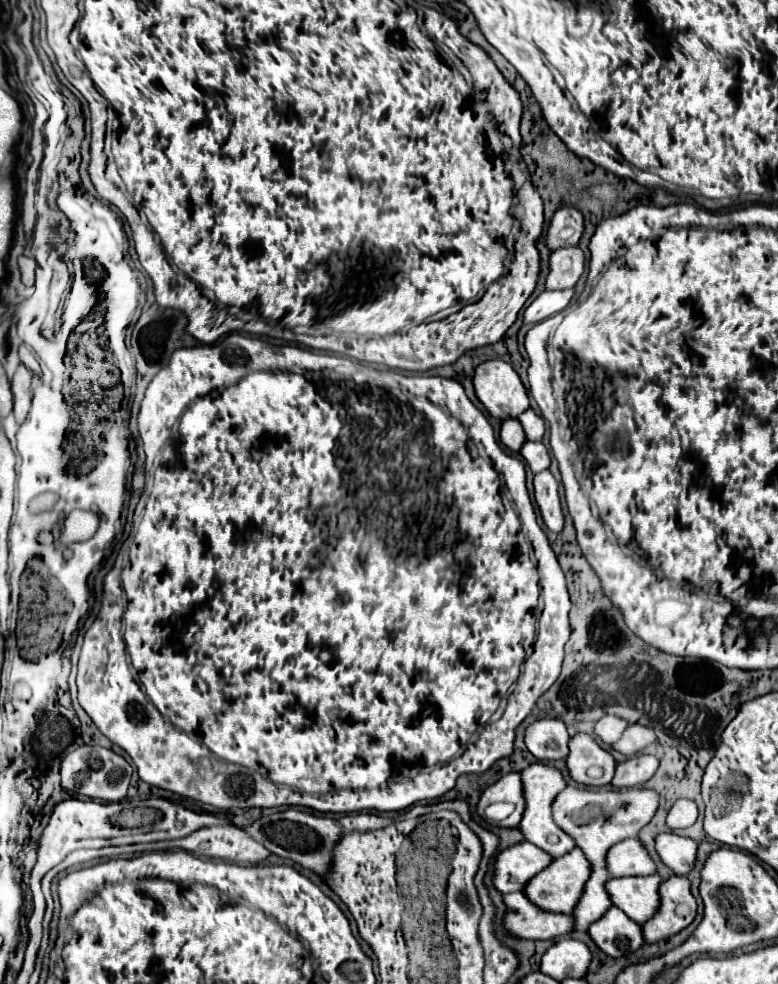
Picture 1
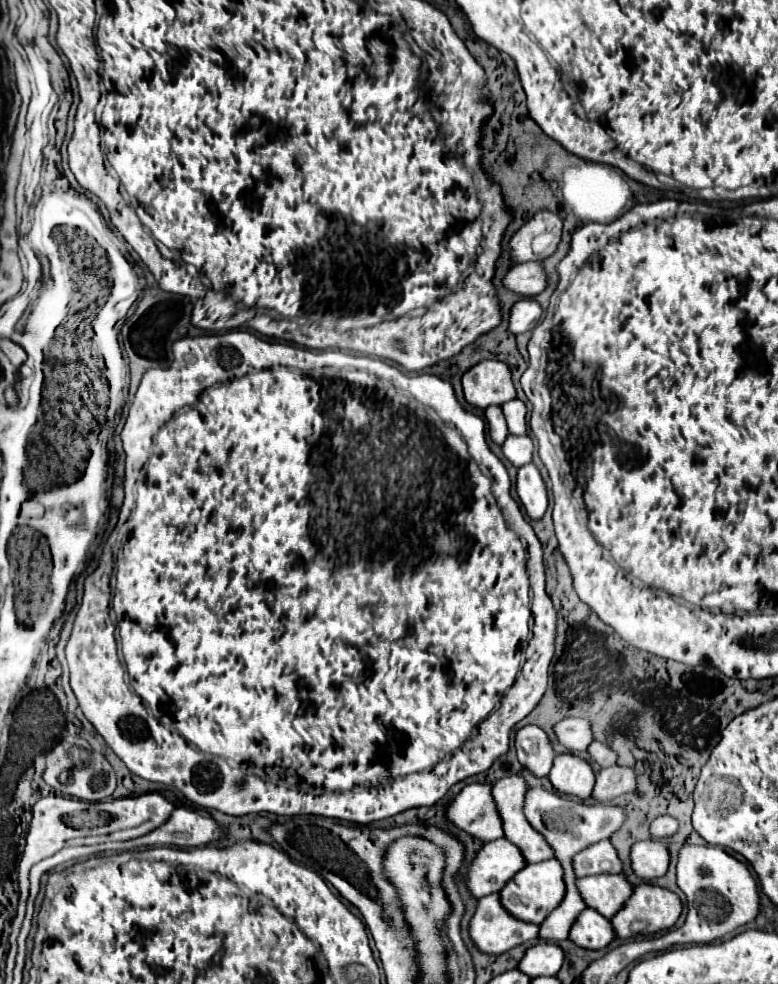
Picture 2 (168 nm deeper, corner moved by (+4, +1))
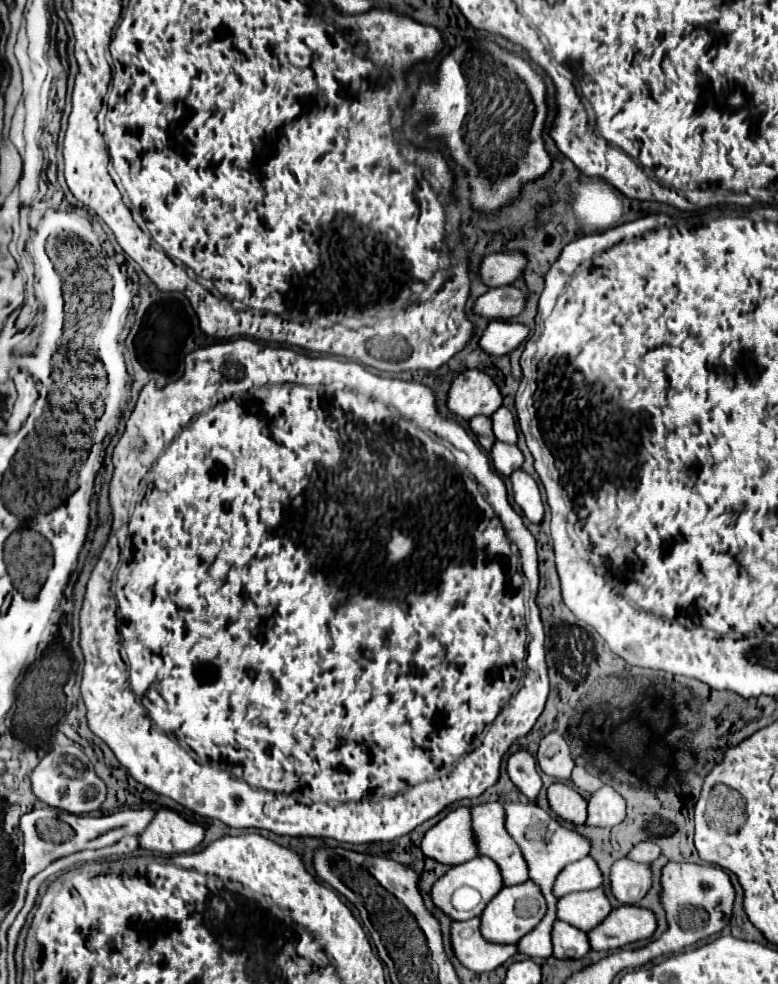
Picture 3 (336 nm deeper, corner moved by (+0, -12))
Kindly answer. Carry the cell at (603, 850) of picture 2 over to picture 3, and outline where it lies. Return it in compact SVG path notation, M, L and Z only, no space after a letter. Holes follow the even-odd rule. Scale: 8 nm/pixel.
M584 857L580 861L574 861L570 865L566 865L554 885L552 885L552 893L554 897L562 897L574 891L588 891L588 889L596 889L602 885L602 875L598 871L598 865L594 863L594 859Z

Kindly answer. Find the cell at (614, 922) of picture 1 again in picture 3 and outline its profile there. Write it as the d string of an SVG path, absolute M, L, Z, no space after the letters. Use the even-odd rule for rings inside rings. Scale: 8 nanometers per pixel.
M556 921L552 925L552 957L556 959L580 959L590 951L590 943L584 931Z

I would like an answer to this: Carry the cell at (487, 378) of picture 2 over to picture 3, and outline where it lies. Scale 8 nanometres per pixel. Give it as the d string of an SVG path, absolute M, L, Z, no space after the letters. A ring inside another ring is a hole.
M466 369L458 373L448 391L446 407L450 413L462 419L472 419L476 415L492 415L502 405L502 395L490 375L478 369Z

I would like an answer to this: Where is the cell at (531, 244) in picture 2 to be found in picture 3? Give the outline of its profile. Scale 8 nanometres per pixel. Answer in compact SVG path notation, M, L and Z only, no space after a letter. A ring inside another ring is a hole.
M490 253L482 259L478 277L486 287L502 287L510 285L514 279L522 275L526 267L526 257L522 253Z

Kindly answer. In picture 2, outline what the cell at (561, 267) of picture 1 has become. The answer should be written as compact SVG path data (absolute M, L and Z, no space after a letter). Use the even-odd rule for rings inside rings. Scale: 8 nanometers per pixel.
M524 262L514 266L508 276L504 278L504 284L508 290L522 294L522 296L536 296L546 290L548 286L548 274L542 266L542 262Z

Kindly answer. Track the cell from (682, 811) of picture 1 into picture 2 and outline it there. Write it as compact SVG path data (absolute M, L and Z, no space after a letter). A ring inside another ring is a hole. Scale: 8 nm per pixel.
M658 816L650 824L652 838L666 838L666 836L672 836L676 830L678 830L678 820L674 816Z

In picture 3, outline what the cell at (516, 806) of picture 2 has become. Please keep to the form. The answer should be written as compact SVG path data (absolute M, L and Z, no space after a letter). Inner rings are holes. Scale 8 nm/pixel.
M496 801L470 807L470 825L478 855L492 859L498 865L502 883L520 885L526 881L526 863L522 863L522 853L502 827L502 803Z

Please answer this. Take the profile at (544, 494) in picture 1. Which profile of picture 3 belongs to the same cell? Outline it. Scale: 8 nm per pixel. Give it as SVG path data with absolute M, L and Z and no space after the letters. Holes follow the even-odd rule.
M520 469L510 475L510 481L512 481L514 503L522 509L524 517L530 523L540 523L542 517L544 517L544 505L542 505L540 489L538 489L536 481Z

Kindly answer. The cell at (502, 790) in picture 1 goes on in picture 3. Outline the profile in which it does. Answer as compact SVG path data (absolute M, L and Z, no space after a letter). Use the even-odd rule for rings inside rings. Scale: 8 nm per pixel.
M458 807L428 829L420 843L420 851L424 857L444 865L460 865L478 857L478 851L474 853L474 839L470 835L470 809Z

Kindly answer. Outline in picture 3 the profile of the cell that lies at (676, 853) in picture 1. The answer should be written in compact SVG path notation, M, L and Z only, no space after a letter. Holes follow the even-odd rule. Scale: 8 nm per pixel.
M618 859L610 869L610 891L624 905L636 905L650 889L652 873L646 863L630 863L630 859Z

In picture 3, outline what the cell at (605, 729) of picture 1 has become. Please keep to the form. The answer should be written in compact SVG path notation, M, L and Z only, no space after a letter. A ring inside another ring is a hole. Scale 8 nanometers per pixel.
M554 731L542 737L538 749L538 767L542 769L542 773L554 777L558 783L566 783L570 779L574 761L564 735Z

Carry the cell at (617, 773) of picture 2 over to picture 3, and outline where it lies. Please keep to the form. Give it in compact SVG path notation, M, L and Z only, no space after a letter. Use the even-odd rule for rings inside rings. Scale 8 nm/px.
M600 787L596 793L588 797L588 819L586 825L590 827L614 827L624 821L626 803L620 793L612 787Z

